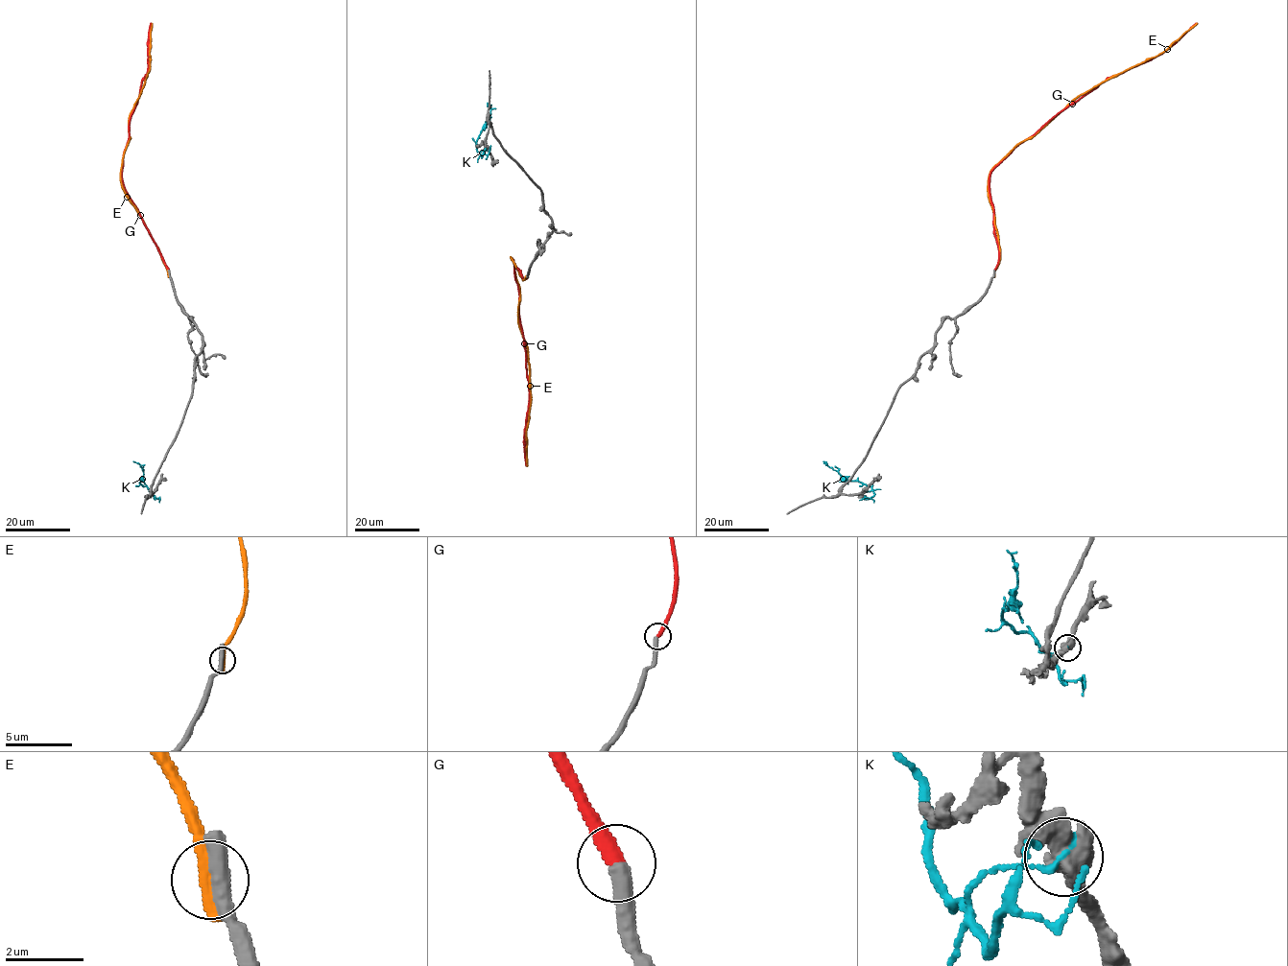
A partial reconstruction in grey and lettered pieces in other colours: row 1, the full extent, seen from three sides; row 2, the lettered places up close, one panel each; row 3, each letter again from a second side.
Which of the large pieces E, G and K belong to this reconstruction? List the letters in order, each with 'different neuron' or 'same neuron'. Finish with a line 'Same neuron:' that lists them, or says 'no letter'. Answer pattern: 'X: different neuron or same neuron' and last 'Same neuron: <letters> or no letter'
E: different neuron
G: same neuron
K: different neuron
Same neuron: G

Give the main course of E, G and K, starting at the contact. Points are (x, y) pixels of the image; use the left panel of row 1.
E: (168, 273), (159, 248), (127, 195), (120, 172), (131, 139), (129, 119), (150, 70), (152, 23)
G: (168, 270), (122, 179), (131, 118), (147, 73), (151, 22)
K: (155, 490), (150, 491), (139, 482), (143, 474), (140, 465), (133, 460)

